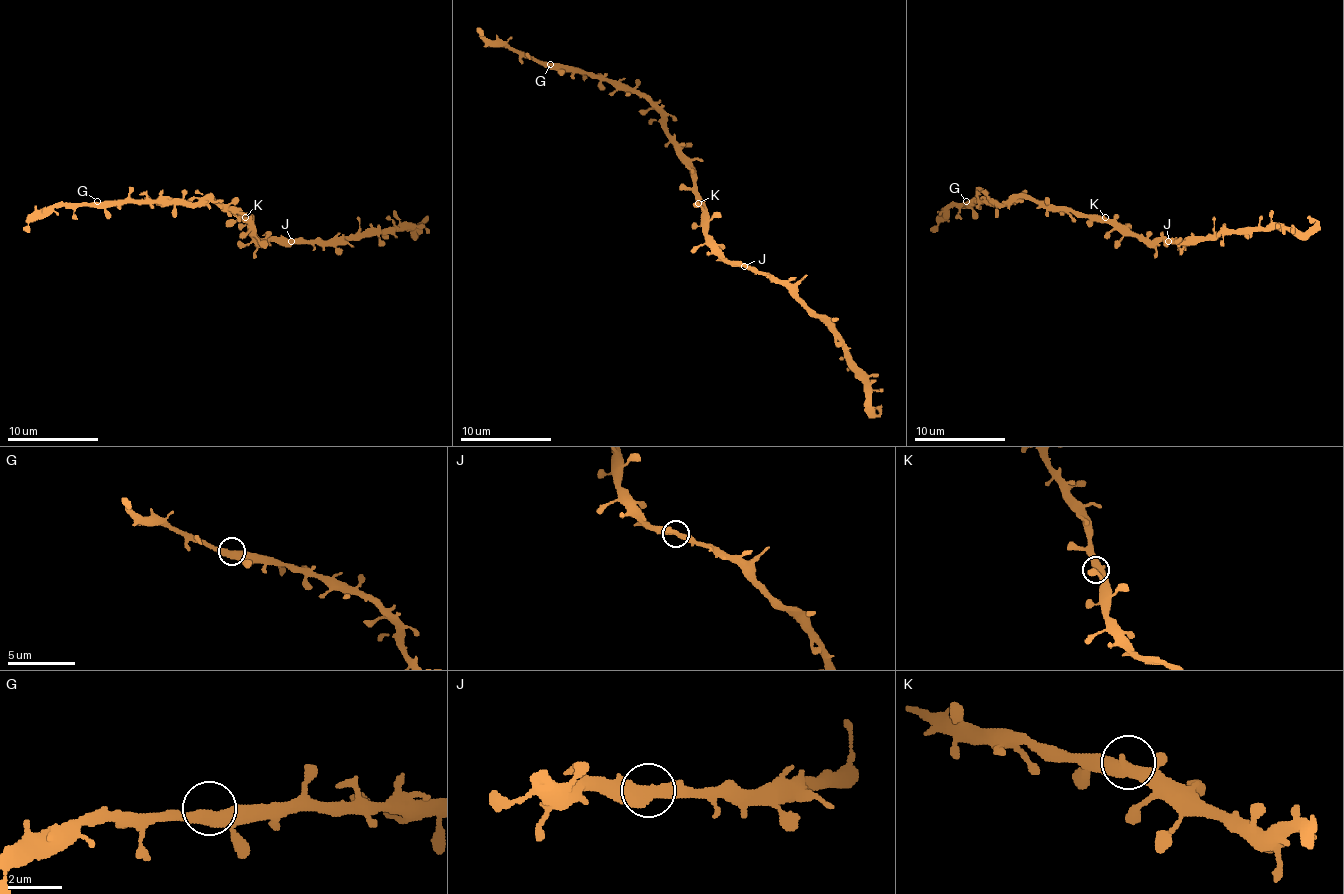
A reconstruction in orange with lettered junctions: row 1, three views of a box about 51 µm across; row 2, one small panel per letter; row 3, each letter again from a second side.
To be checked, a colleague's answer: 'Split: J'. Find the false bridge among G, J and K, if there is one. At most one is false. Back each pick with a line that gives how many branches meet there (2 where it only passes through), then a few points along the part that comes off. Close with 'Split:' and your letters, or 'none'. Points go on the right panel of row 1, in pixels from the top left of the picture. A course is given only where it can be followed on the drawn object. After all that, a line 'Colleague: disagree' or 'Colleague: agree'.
Split: none
Colleague: disagree

